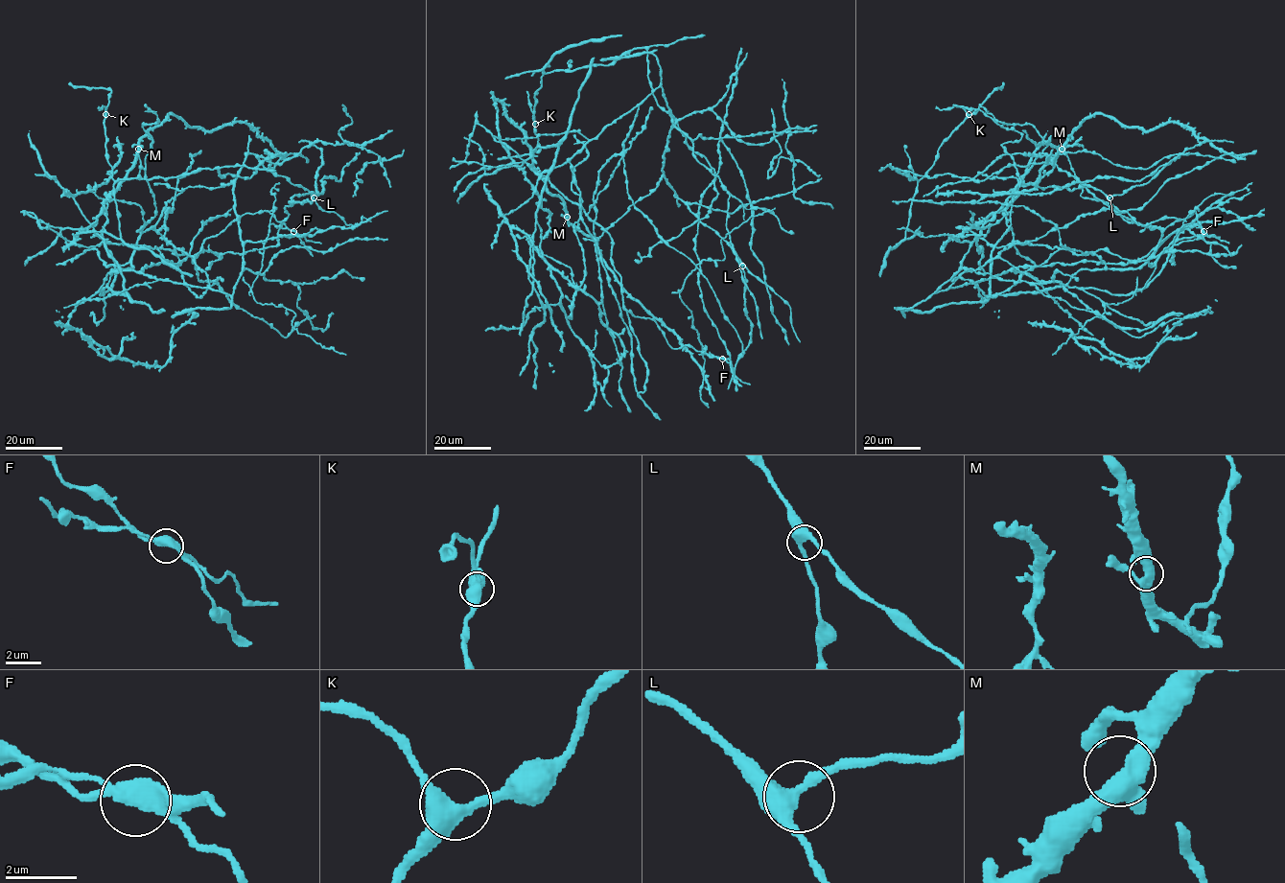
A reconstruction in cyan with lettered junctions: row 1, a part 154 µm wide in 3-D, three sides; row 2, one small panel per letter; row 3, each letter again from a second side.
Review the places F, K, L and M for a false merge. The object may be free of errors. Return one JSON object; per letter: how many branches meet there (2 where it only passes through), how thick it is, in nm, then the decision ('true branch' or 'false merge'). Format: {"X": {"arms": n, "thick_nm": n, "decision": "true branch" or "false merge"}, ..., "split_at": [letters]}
{"F": {"arms": 3, "thick_nm": 400, "decision": "false merge"}, "K": {"arms": 3, "thick_nm": 400, "decision": "true branch"}, "L": {"arms": 3, "thick_nm": 400, "decision": "true branch"}, "M": {"arms": 3, "thick_nm": 440, "decision": "true branch"}, "split_at": ["F"]}

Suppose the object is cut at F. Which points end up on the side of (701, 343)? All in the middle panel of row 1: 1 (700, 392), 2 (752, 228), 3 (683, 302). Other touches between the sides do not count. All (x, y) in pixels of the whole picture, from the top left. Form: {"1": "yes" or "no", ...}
{"1": "yes", "2": "no", "3": "yes"}

